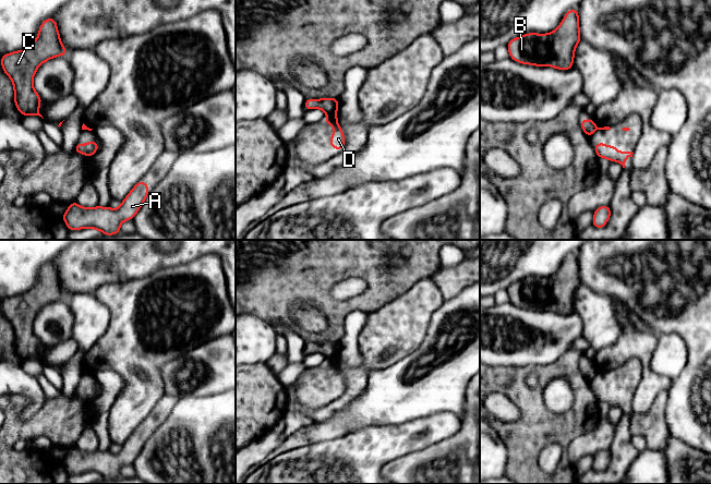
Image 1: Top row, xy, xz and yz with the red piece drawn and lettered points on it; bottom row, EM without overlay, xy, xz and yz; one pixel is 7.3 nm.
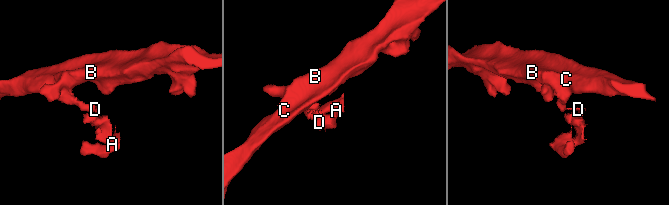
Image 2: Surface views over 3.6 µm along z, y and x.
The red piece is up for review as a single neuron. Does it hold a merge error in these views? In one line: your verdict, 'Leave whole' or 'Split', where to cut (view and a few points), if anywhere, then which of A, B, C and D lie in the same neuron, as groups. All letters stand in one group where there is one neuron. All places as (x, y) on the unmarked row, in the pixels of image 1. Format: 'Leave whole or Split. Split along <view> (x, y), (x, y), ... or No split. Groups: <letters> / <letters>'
Split. Split along xz (336, 354), (329, 357). Groups: A D / B C

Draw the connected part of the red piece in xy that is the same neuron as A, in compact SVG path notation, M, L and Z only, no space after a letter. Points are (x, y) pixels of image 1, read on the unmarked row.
M138 425L117 453L98 449L85 452L73 445L62 462L70 475L89 472L99 474L105 480L113 480L120 477L123 465L134 462L148 437L148 427Z

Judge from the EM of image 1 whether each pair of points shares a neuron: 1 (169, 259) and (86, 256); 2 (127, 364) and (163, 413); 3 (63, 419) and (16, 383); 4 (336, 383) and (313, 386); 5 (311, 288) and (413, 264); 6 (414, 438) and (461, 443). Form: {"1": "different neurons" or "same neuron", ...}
{"1": "same neuron", "2": "different neurons", "3": "different neurons", "4": "same neuron", "5": "same neuron", "6": "different neurons"}

